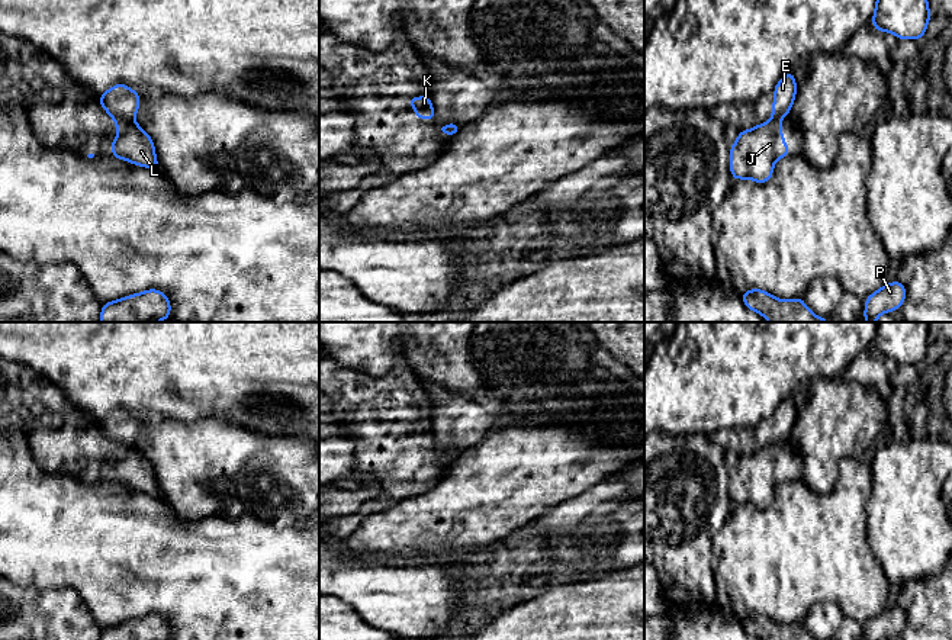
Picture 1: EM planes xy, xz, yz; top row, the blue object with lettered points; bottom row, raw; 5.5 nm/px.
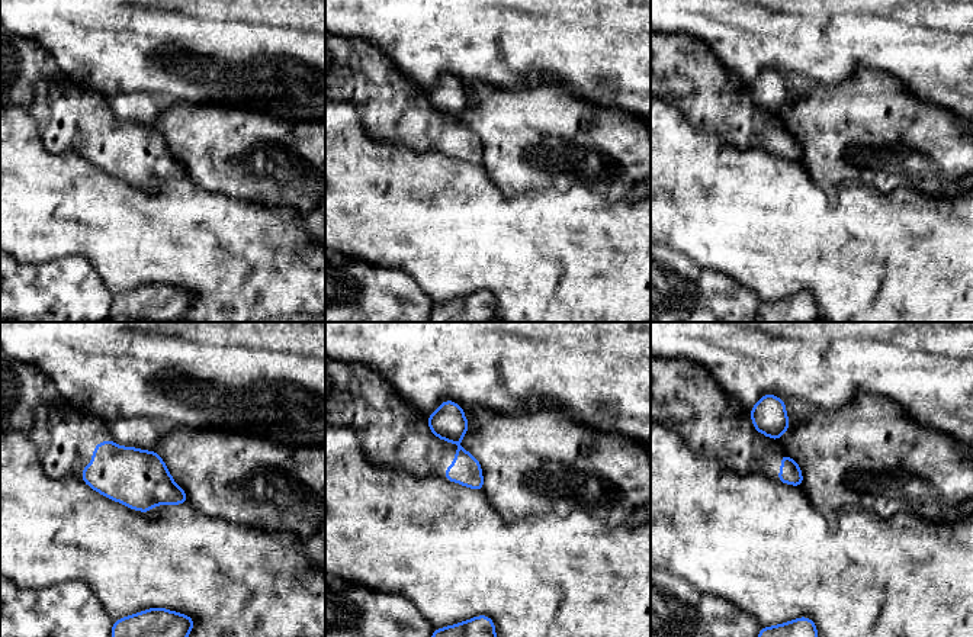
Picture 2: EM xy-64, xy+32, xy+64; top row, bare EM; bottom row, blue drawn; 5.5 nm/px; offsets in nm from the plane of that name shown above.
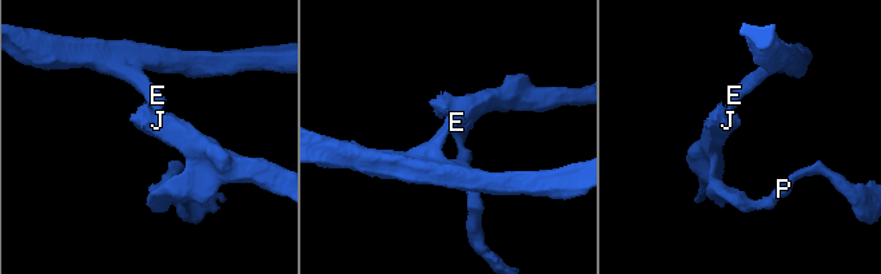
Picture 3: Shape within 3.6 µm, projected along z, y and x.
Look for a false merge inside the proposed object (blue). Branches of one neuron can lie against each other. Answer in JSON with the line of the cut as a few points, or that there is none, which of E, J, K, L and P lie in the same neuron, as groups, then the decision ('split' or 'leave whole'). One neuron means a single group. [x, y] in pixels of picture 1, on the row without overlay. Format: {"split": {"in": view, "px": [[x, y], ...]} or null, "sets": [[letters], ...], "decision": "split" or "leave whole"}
{"split": {"in": "xy", "px": [[132, 444], [116, 446]]}, "sets": [["E"], ["J", "K", "L", "P"]], "decision": "split"}

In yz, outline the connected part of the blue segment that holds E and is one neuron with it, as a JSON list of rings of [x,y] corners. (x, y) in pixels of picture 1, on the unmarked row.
[[[794,398],[785,399],[774,414],[775,425],[772,428],[772,444],[781,444],[789,440],[797,419]]]

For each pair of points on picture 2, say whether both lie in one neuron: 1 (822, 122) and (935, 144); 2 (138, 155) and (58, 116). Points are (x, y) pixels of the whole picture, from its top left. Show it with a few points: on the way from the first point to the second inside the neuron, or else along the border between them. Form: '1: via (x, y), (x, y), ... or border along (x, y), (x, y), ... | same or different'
1: via (850, 129), (901, 134), (908, 141) | same
2: via (118, 147), (79, 135) | same

